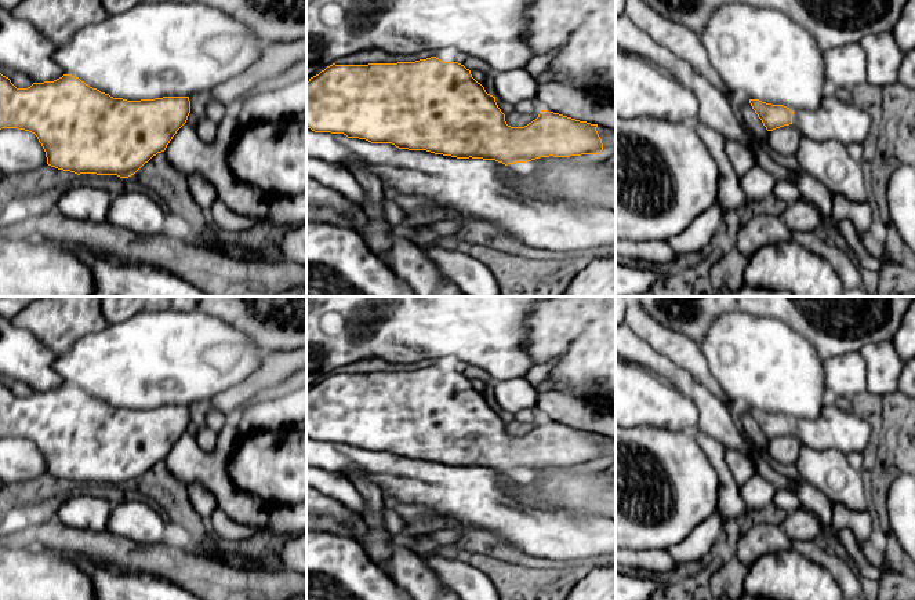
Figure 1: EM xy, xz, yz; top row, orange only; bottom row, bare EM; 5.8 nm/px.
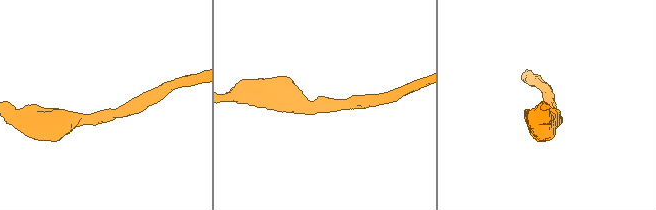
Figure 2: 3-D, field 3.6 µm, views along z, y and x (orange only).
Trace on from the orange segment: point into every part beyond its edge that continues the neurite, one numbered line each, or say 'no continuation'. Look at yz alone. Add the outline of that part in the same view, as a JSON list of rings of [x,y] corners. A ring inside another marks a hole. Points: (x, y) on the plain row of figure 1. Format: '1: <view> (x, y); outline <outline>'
no continuation

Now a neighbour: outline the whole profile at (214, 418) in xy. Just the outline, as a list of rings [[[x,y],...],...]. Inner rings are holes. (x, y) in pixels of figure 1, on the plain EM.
[[[210,401],[204,403],[203,406],[206,410],[206,425],[218,434],[226,425],[228,419]]]

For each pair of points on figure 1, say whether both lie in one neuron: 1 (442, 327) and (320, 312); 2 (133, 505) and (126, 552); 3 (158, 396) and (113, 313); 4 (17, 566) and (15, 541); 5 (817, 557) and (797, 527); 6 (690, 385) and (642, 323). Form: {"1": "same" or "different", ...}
{"1": "same", "2": "different", "3": "different", "4": "different", "5": "different", "6": "different"}

